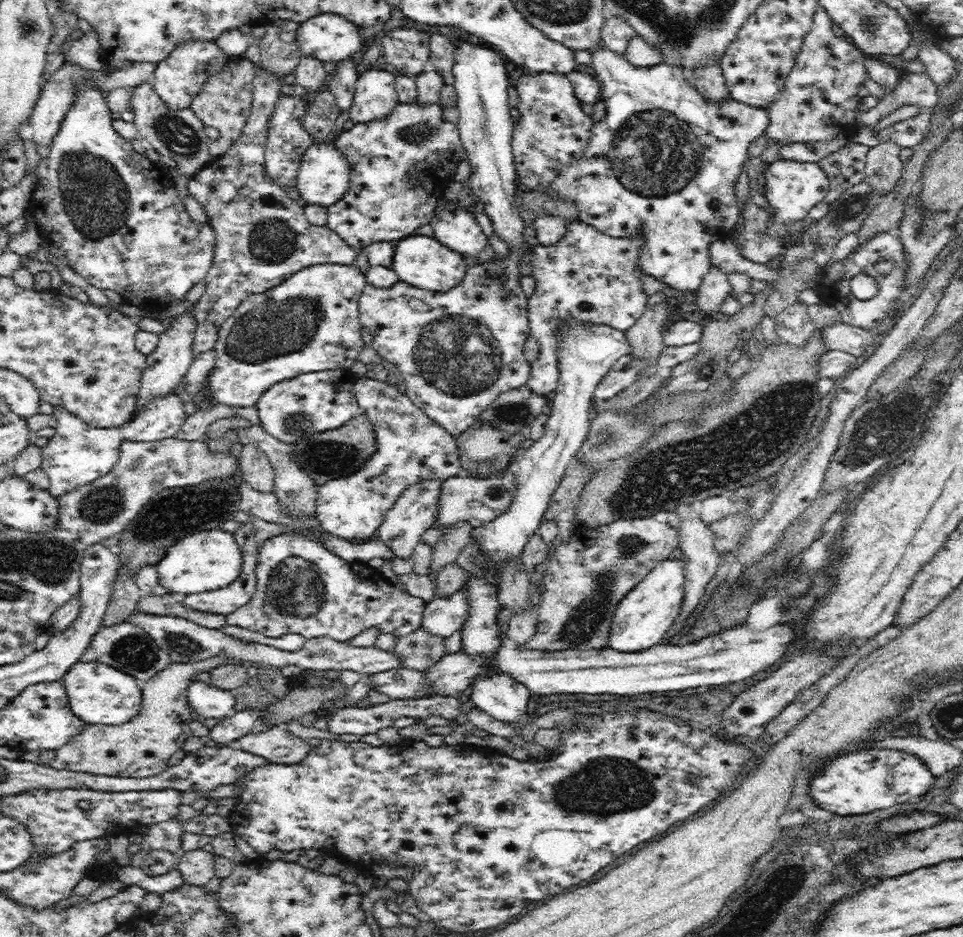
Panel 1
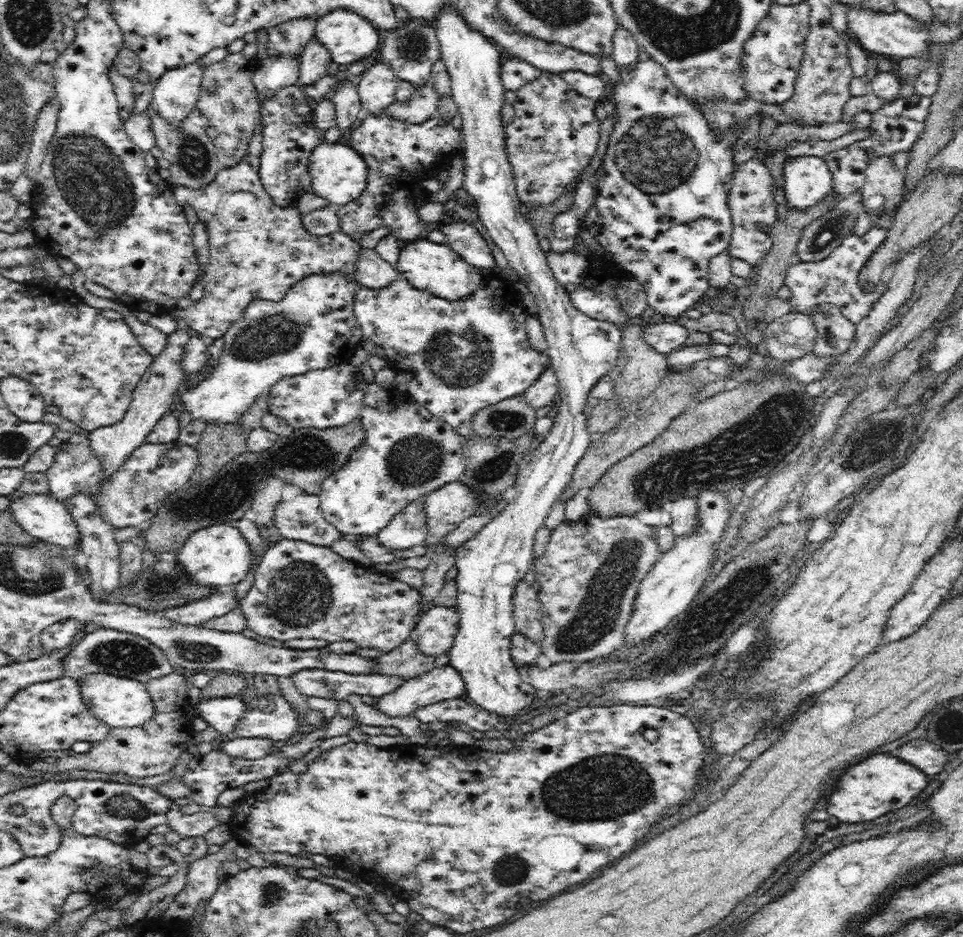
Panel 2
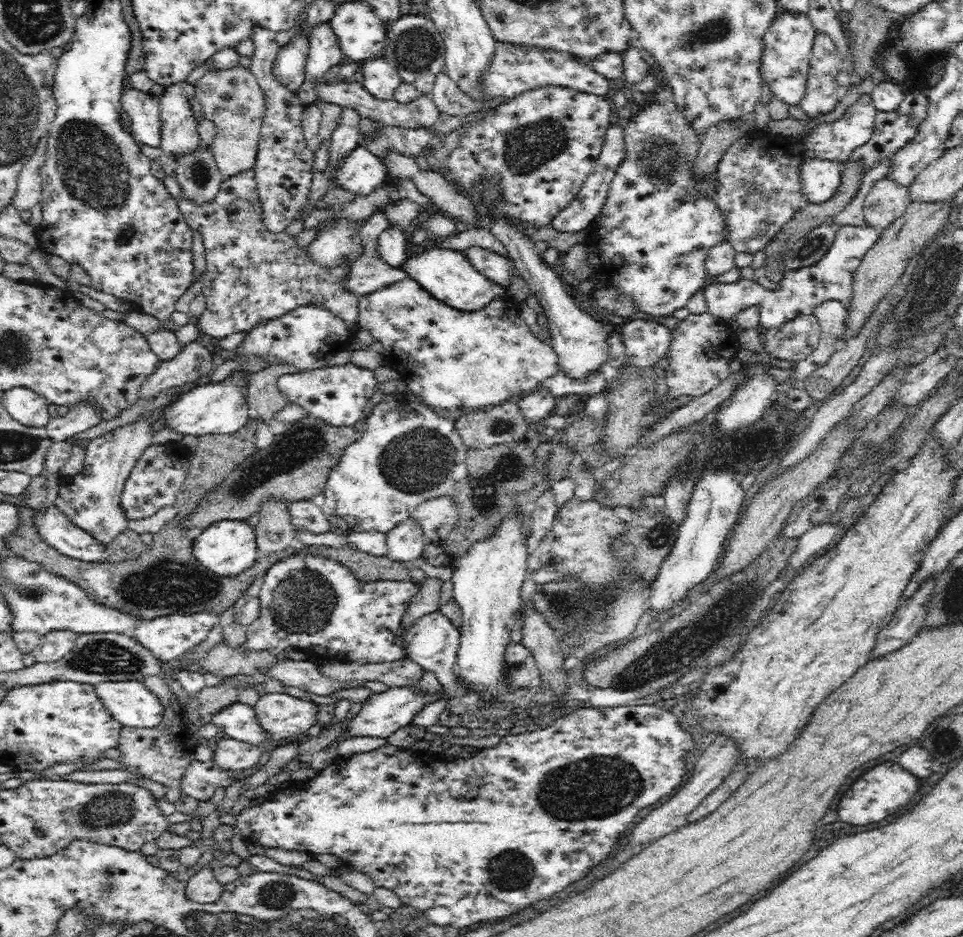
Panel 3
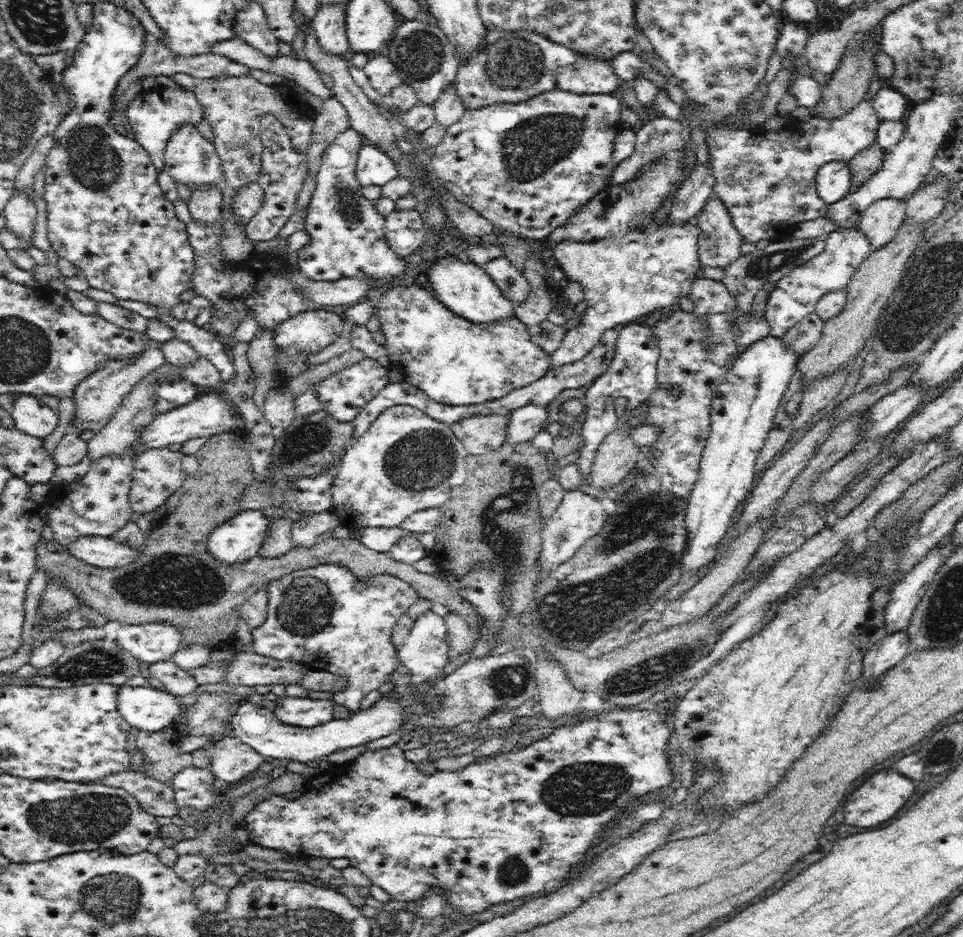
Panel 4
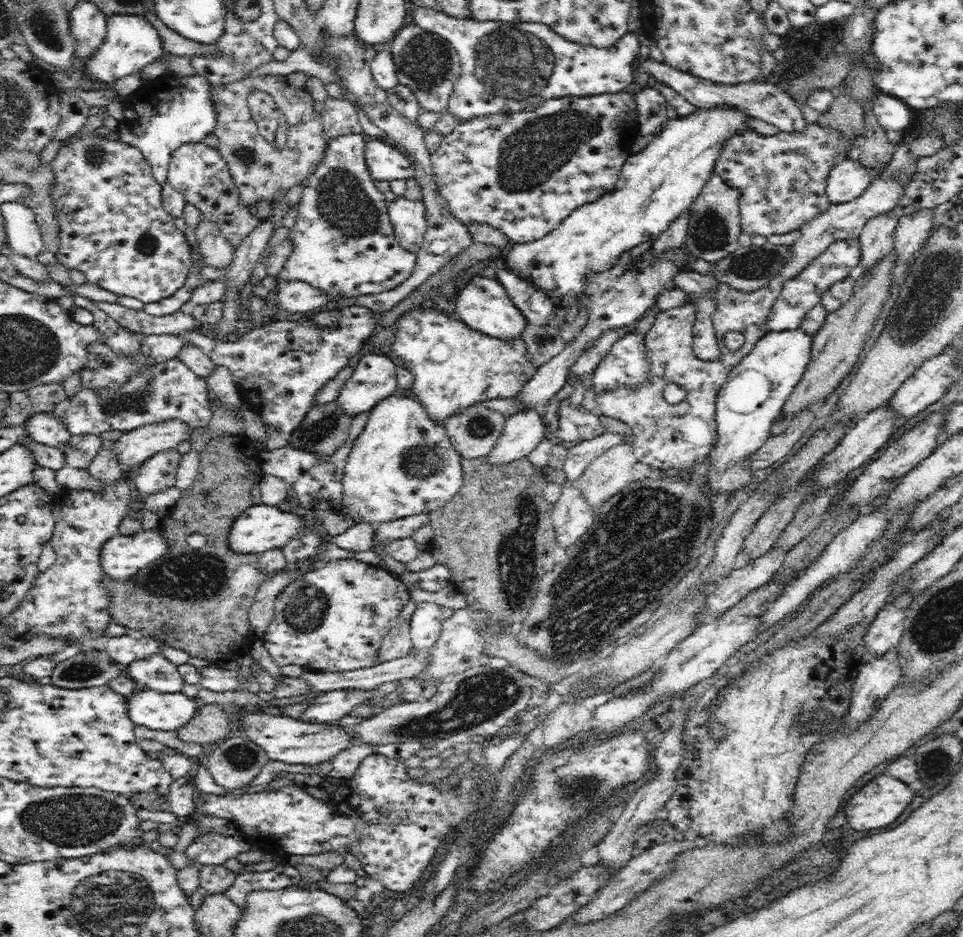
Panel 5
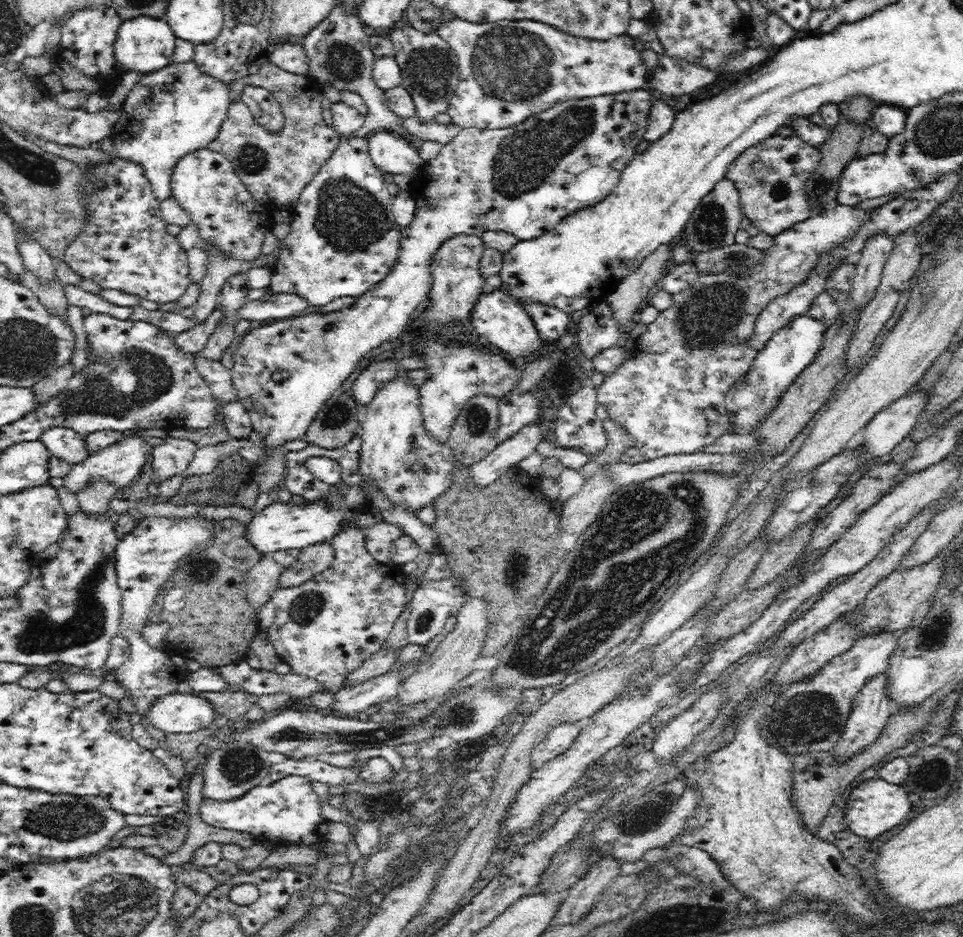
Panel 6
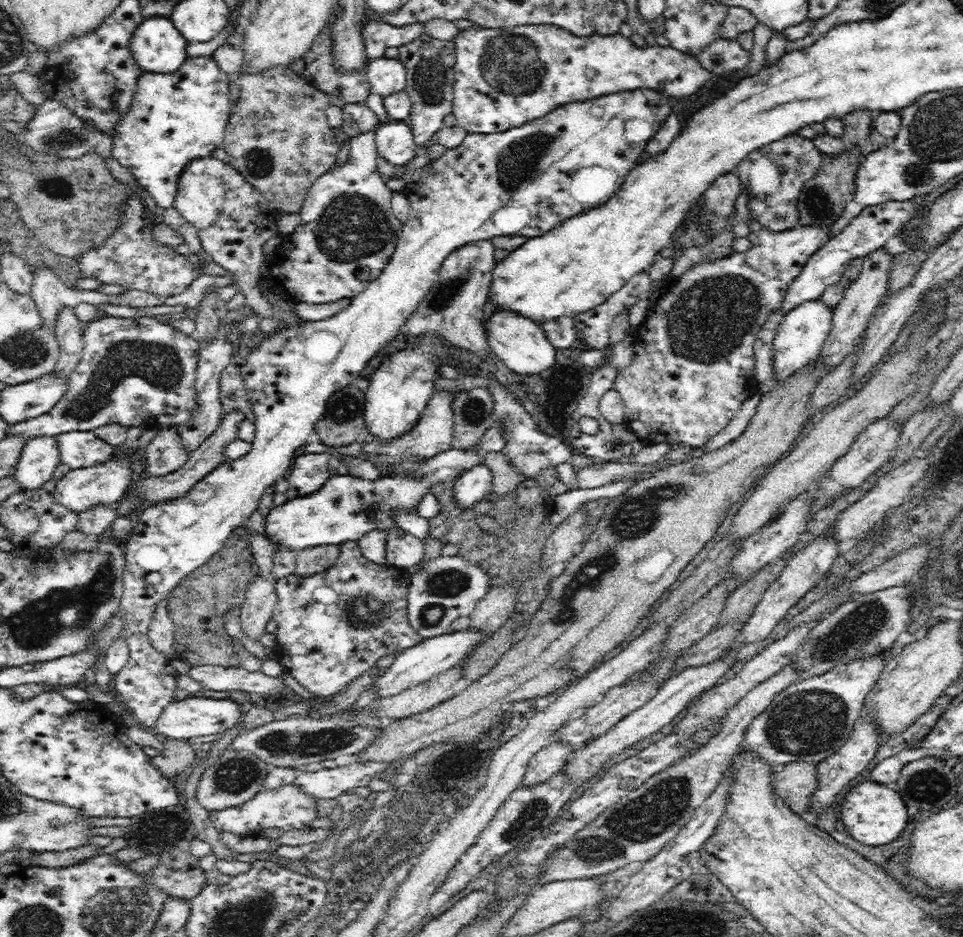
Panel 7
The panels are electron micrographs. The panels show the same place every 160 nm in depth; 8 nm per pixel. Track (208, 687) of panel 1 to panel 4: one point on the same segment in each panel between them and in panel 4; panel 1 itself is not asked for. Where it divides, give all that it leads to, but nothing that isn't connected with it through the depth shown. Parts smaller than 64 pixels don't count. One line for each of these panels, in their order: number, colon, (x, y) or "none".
2: (221, 712)
3: (236, 720)
4: (254, 725)

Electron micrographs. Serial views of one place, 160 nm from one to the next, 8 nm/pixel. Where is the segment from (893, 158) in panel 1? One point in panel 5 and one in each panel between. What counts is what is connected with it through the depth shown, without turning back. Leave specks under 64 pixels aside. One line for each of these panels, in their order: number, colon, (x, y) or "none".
2: (884, 181)
3: (887, 199)
4: (880, 220)
5: (877, 237)

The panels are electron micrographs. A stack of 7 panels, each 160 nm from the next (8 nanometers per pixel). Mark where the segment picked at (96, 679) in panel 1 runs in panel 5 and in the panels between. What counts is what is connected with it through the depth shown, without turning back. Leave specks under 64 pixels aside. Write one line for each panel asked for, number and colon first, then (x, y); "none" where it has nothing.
2: (116, 701)
3: (129, 702)
4: (145, 707)
5: (156, 710)

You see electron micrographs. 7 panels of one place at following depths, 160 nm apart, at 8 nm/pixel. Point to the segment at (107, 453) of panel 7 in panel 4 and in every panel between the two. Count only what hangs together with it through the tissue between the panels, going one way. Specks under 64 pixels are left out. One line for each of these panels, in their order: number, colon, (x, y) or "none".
4: (28, 412)
5: (46, 427)
6: (63, 442)

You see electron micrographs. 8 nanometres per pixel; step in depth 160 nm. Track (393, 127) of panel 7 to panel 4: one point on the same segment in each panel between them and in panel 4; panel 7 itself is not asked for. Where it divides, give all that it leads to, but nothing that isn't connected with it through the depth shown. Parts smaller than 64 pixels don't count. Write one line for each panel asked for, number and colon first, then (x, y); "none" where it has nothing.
4: (372, 168)
5: (384, 162)
6: (392, 154)

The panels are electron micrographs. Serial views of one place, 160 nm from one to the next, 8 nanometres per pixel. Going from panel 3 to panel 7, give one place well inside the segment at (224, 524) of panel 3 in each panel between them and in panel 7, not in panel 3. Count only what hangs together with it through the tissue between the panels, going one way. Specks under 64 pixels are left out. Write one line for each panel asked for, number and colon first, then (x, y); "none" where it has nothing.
4: (235, 541)
5: (260, 527)
6: (280, 526)
7: (347, 507)

